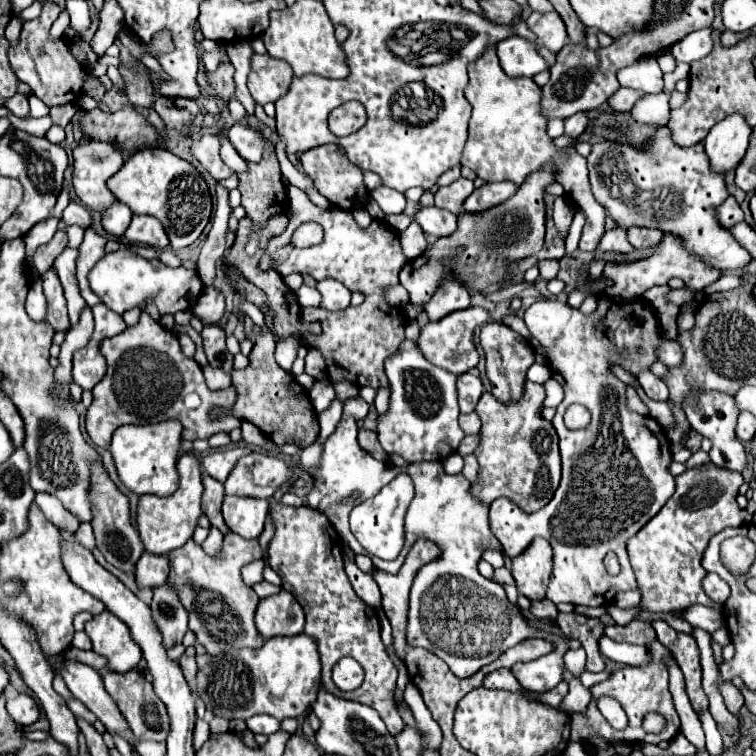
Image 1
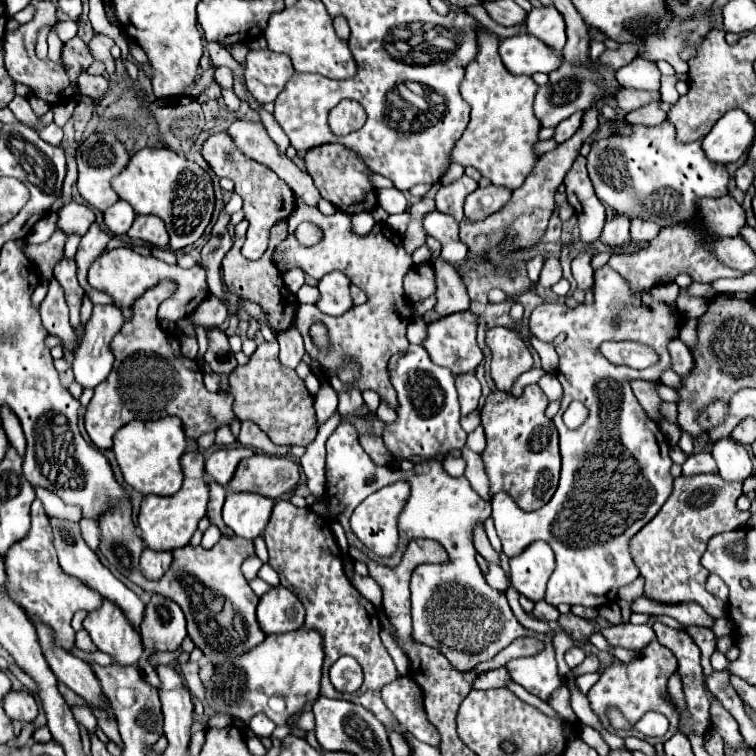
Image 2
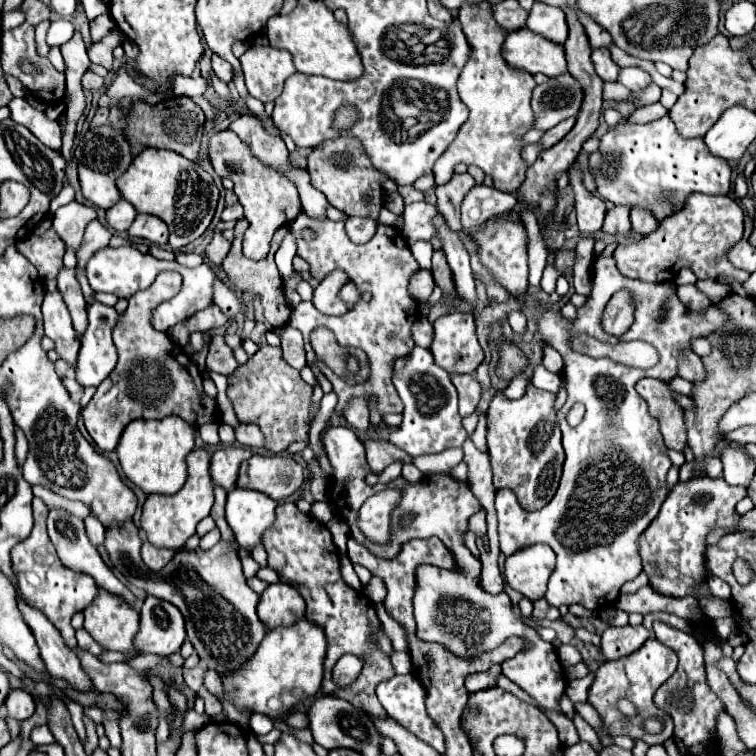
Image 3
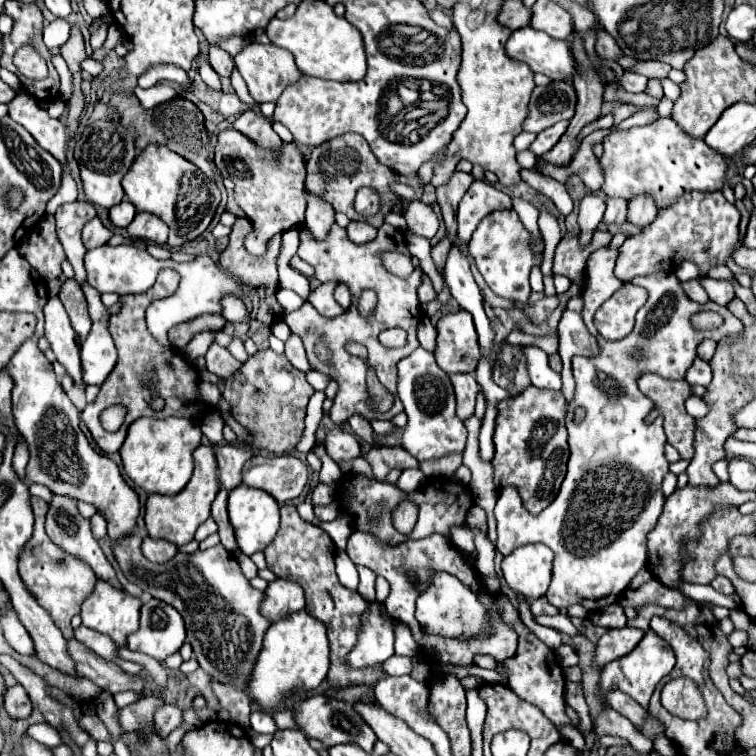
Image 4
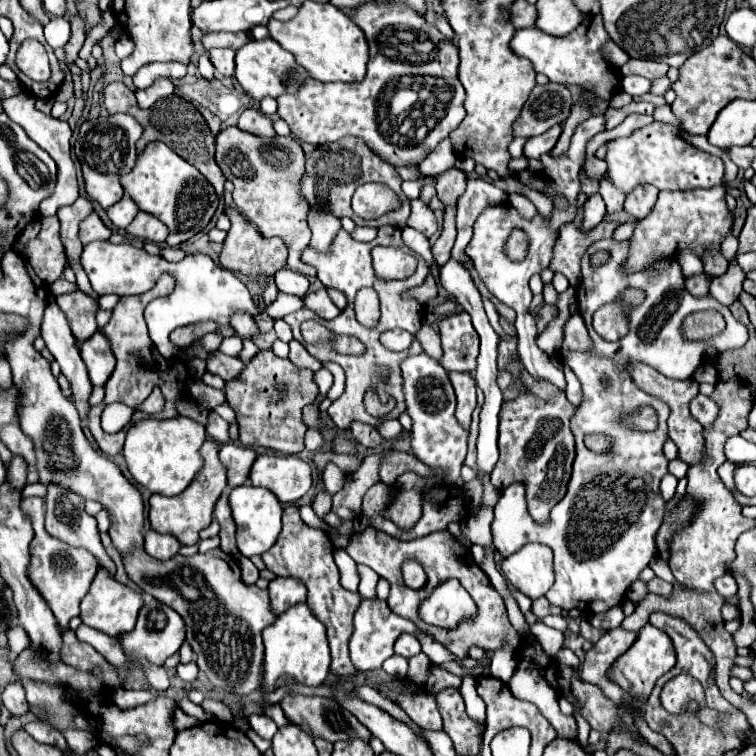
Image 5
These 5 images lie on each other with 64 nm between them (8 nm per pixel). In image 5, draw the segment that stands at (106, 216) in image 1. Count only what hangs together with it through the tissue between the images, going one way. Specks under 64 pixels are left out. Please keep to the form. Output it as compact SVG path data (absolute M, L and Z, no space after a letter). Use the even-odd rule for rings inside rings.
M124 194L124 198L120 202L116 202L112 208L108 208L108 218L112 220L112 224L116 228L126 228L134 220L136 214L138 214L138 206L128 194Z

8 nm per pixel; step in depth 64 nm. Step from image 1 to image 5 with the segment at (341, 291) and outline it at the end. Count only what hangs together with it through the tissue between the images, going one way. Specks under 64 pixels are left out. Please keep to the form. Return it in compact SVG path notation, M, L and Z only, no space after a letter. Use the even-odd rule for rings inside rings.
M320 288L316 292L310 292L304 296L304 306L310 308L312 312L316 312L320 318L324 320L332 320L340 314L340 310L332 304L332 300L326 294L326 288Z

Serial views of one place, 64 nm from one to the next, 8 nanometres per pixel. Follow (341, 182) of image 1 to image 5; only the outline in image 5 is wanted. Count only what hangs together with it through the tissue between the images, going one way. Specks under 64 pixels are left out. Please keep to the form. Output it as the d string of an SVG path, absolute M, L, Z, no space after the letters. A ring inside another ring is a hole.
M354 136L342 138L332 144L318 146L306 158L306 172L300 180L300 194L308 202L308 206L314 210L332 212L338 218L342 218L342 216L358 218L358 226L368 226L368 220L356 216L350 208L350 200L352 200L354 190L366 182L382 182L382 184L390 186L394 192L400 192L400 200L410 208L410 200L404 196L404 192L400 188L402 178L398 176L394 166L380 160L374 152L370 152L370 148L360 138L354 138Z

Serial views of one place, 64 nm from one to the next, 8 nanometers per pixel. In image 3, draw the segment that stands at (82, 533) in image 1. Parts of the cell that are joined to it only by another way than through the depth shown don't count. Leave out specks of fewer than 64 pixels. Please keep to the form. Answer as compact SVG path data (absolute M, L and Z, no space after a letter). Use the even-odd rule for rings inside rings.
M88 516L88 518L84 518L84 524L86 524L86 532L88 532L90 542L96 544L96 546L100 546L100 544L104 542L104 536L106 536L106 528L104 528L104 524L100 524L100 522L96 520L96 516Z

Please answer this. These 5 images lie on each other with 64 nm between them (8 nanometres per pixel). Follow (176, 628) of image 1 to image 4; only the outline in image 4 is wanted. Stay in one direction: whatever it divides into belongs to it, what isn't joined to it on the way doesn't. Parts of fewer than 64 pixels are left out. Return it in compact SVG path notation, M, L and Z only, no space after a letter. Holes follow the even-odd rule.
M150 598L142 604L140 628L128 636L126 646L164 662L170 654L180 650L184 638L186 630L182 616L166 602Z

